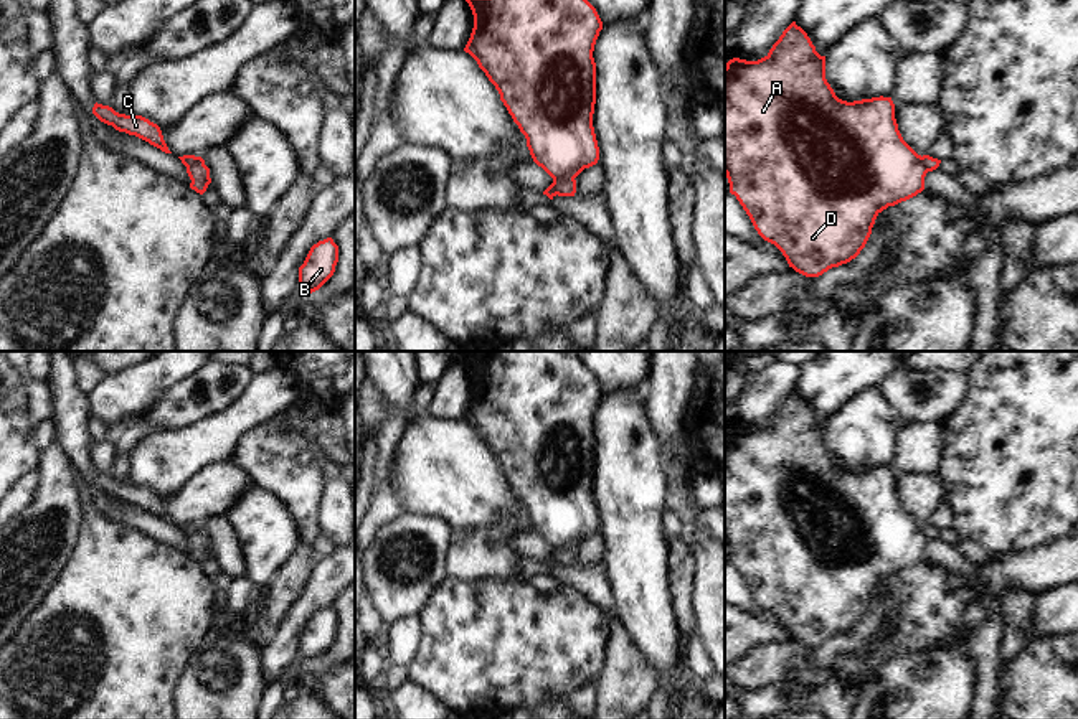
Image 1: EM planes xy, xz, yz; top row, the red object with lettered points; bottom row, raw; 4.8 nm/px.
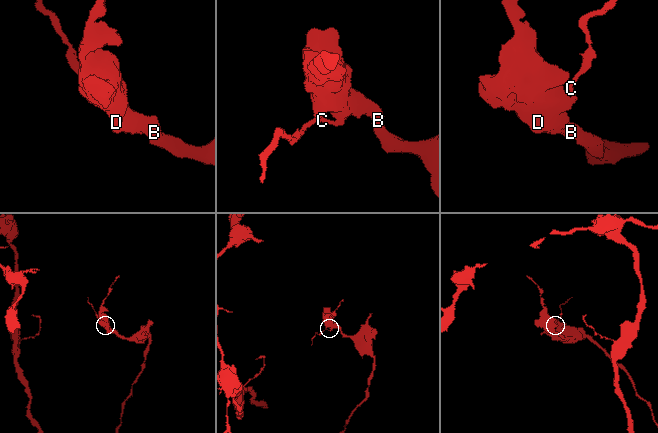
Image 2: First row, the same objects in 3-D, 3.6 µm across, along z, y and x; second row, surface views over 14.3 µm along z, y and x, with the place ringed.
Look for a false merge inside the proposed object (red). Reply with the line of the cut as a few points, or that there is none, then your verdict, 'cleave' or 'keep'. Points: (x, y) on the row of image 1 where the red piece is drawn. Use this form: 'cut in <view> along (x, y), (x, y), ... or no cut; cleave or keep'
cut in xz along (553, 177), (573, 178); cleave

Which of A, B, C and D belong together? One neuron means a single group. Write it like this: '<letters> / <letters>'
A B D / C

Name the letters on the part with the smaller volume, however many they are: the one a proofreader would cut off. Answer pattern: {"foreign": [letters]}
{"foreign": ["C"]}

